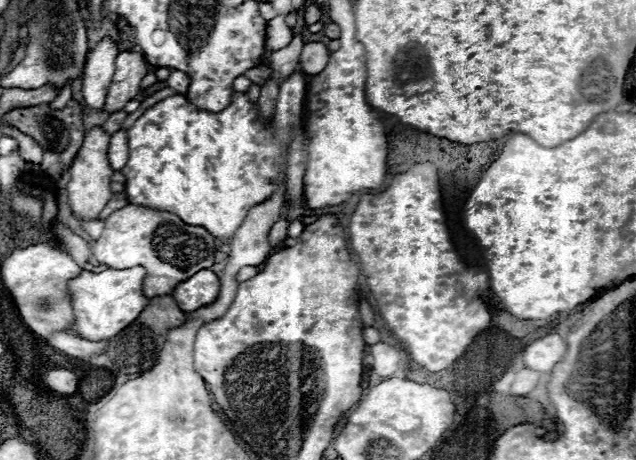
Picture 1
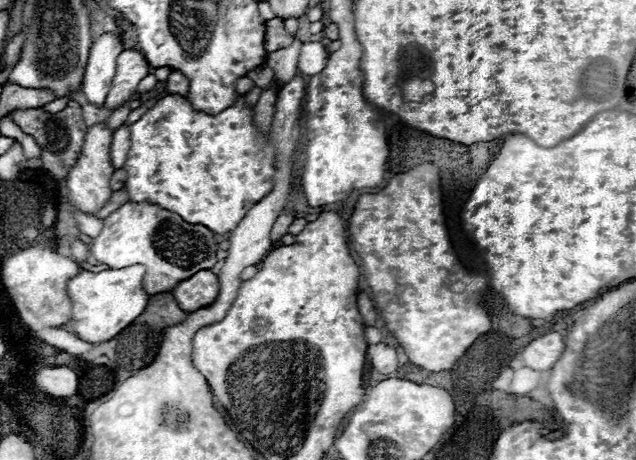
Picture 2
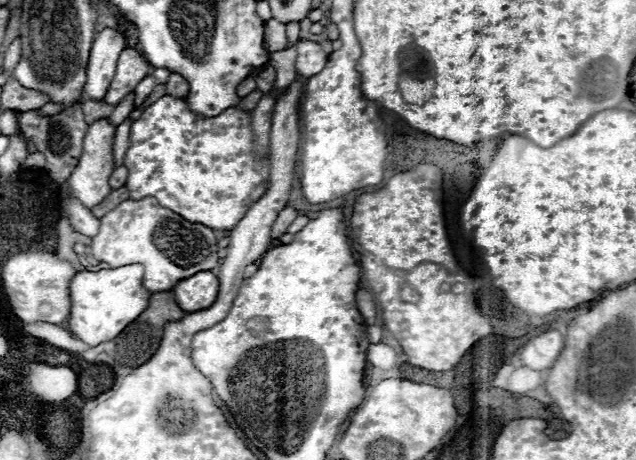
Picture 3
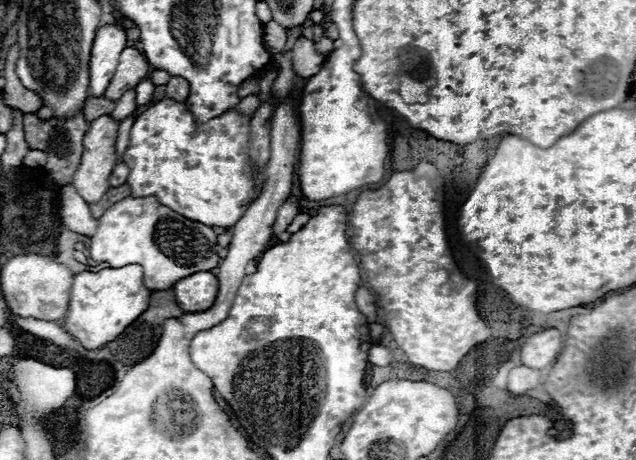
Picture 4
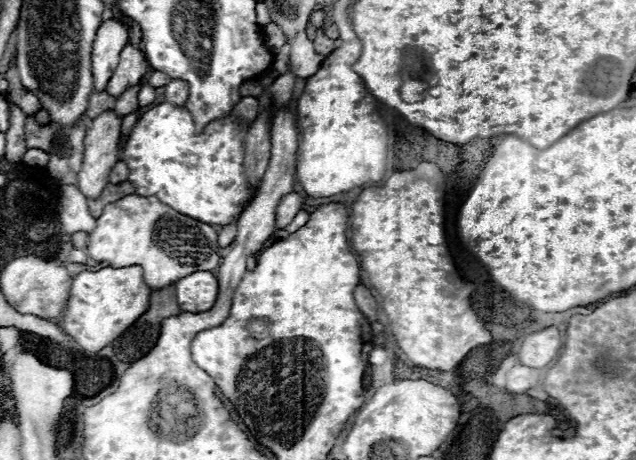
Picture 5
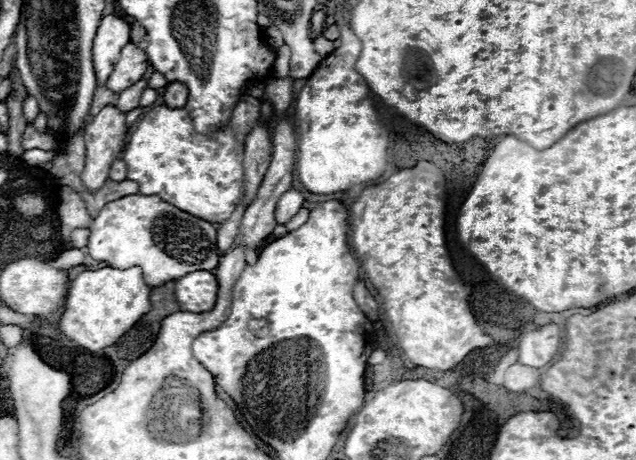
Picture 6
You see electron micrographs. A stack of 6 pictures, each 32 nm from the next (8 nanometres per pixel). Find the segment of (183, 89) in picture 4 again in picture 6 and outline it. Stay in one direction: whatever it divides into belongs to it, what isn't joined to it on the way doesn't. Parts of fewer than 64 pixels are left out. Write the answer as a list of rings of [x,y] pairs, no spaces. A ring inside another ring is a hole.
[[[172,82],[166,86],[166,92],[164,92],[164,102],[172,108],[184,108],[186,106],[186,100],[188,100],[188,88],[186,84],[182,82]]]

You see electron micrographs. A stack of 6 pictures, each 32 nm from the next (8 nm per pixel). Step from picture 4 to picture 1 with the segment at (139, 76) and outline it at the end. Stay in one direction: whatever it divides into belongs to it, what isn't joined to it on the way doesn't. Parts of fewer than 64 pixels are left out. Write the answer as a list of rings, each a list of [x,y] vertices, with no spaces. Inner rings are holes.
[[[120,52],[116,56],[116,72],[114,72],[112,86],[108,90],[104,110],[108,114],[114,114],[122,110],[126,102],[134,100],[136,94],[140,92],[140,82],[148,72],[150,72],[150,66],[142,54]]]

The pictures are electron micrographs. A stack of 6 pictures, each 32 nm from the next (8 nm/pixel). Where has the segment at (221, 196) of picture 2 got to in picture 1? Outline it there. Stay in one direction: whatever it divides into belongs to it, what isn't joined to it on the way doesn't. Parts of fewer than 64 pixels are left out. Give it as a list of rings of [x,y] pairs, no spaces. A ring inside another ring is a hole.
[[[232,92],[230,104],[218,114],[198,110],[180,94],[160,100],[158,104],[146,108],[146,112],[126,134],[130,154],[126,166],[122,168],[122,174],[126,176],[128,202],[160,212],[172,212],[190,226],[206,228],[218,240],[230,240],[248,216],[248,210],[266,202],[278,190],[278,174],[282,170],[286,172],[284,198],[290,208],[298,206],[300,198],[304,196],[302,176],[308,162],[310,138],[302,128],[298,128],[296,132],[298,134],[292,136],[288,150],[284,150],[274,134],[274,124],[264,124],[258,118],[258,104],[252,104],[242,92]]]

